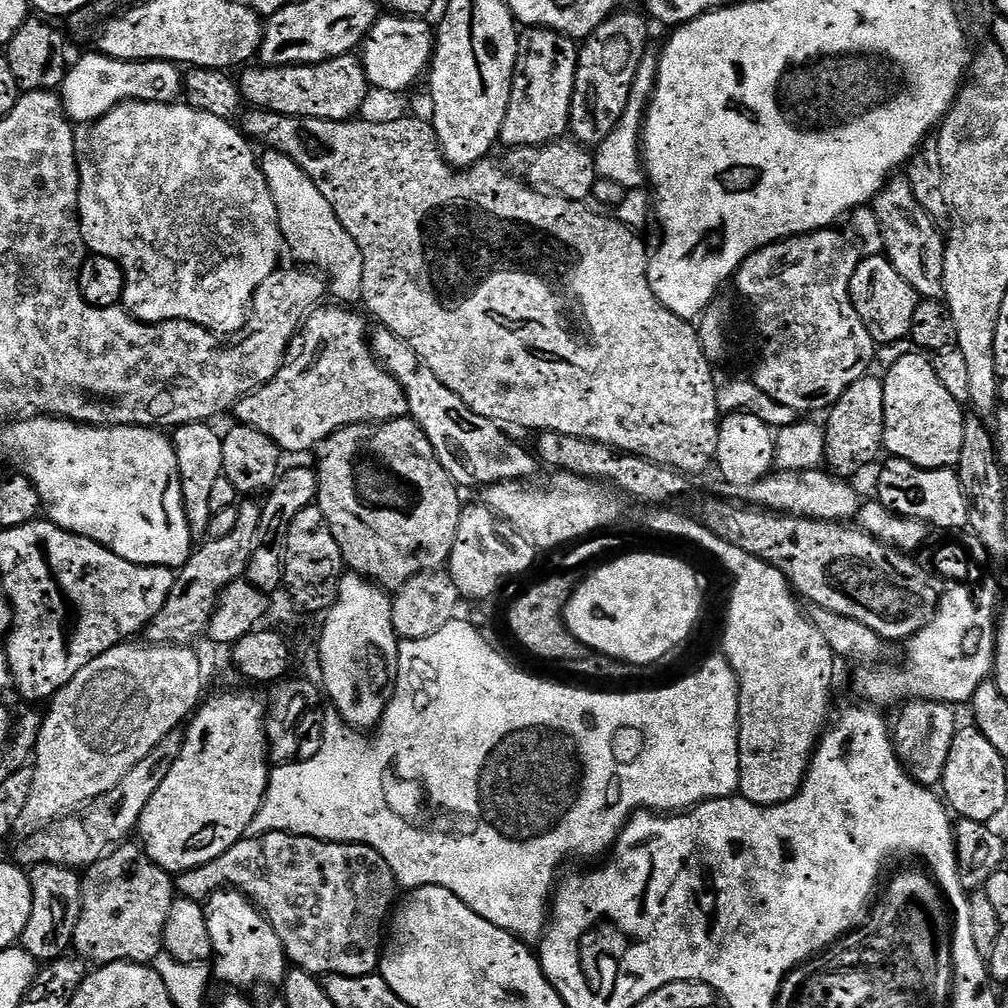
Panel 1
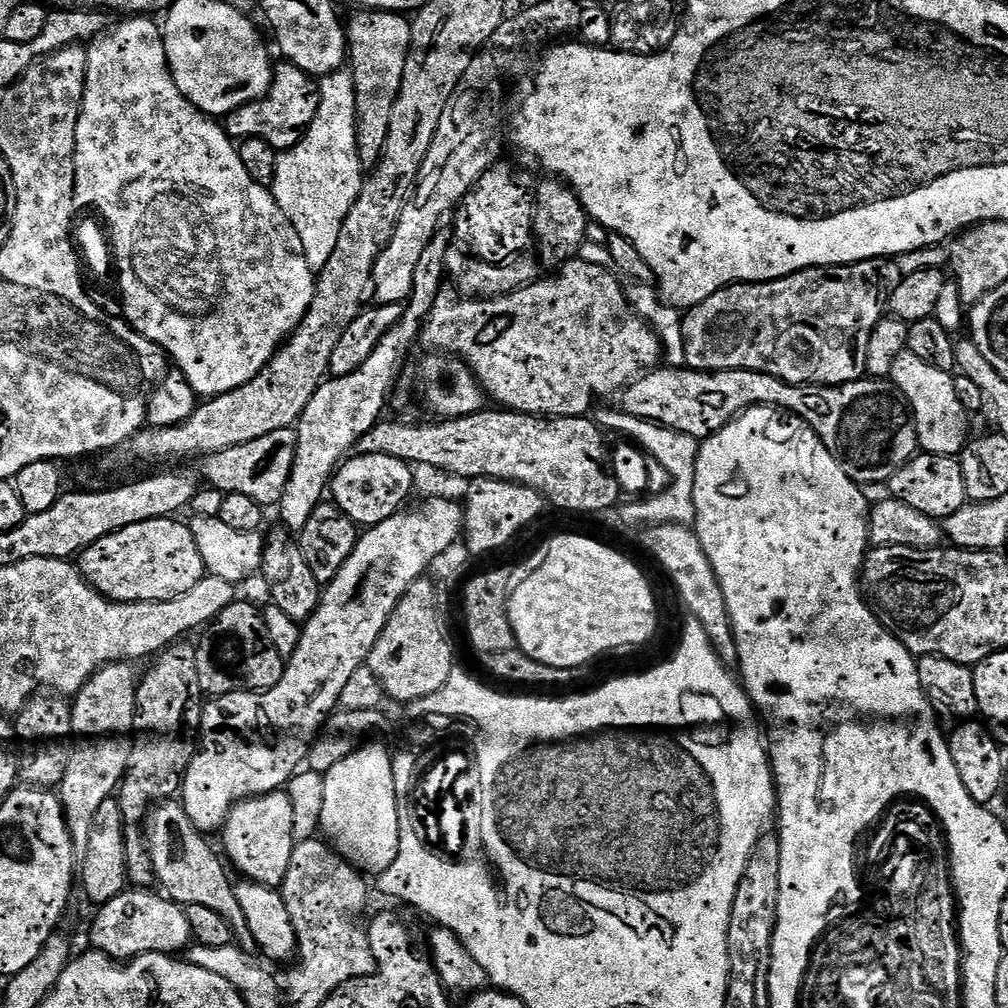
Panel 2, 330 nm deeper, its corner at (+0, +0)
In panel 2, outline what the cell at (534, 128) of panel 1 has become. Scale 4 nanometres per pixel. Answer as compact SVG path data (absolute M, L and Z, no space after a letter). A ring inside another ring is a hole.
M497 162L486 170L474 188L465 194L454 213L454 236L469 248L471 255L487 264L507 264L533 239L532 223L536 213L534 192L524 185L524 180L505 162Z

